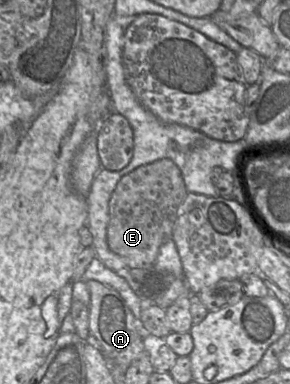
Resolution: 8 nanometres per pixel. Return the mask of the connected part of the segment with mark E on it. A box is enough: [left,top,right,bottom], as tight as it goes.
[107,159,187,269]

